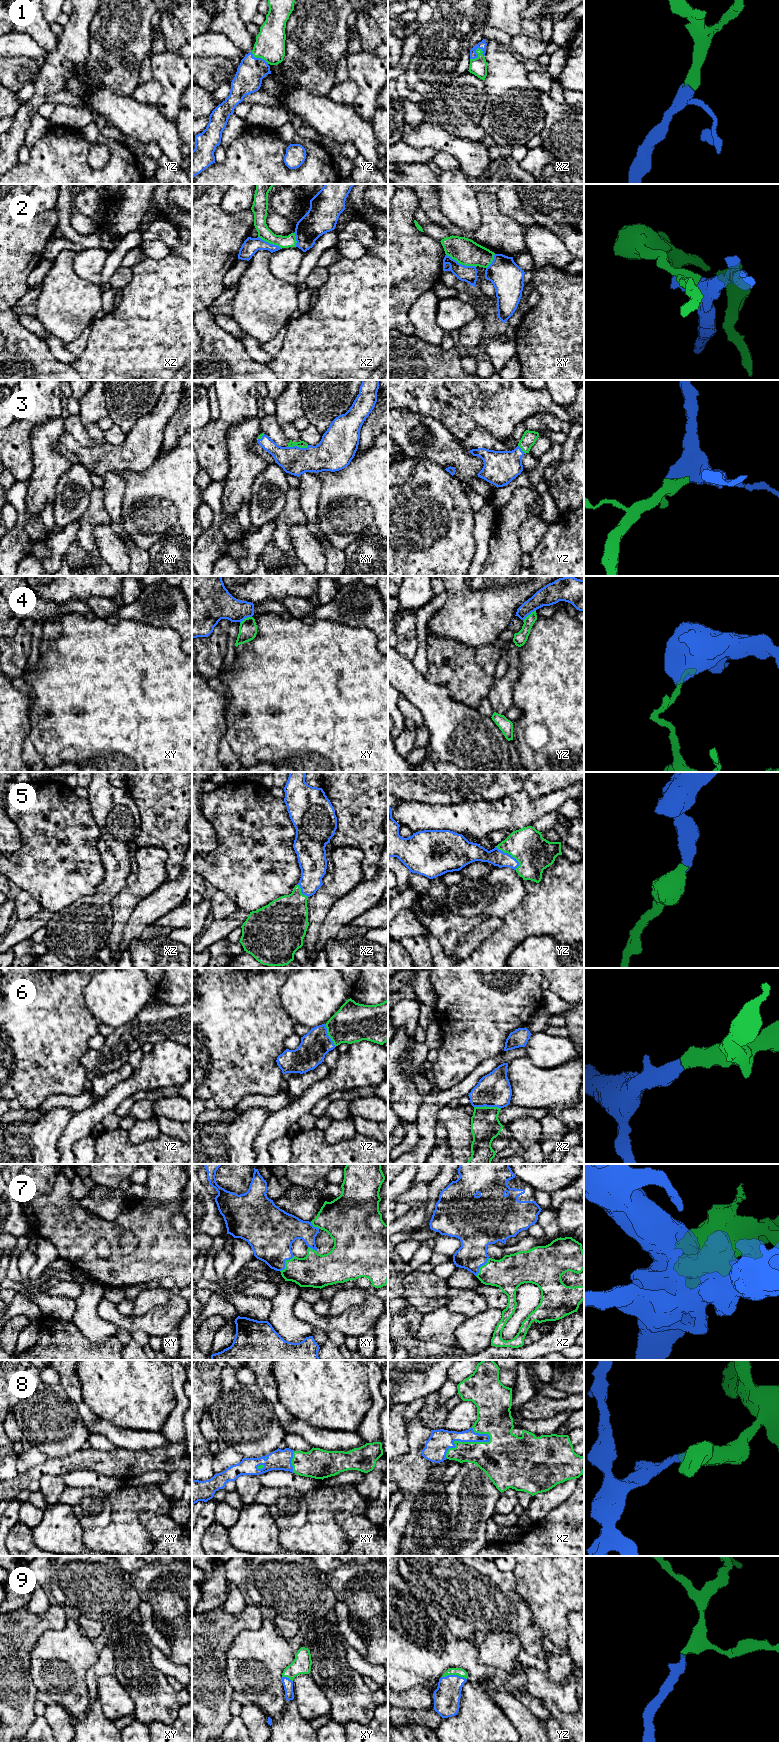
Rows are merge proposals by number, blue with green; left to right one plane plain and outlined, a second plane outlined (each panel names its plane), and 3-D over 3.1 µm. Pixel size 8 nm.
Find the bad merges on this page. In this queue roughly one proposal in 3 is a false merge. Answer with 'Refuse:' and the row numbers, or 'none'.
Refuse: 2, 4

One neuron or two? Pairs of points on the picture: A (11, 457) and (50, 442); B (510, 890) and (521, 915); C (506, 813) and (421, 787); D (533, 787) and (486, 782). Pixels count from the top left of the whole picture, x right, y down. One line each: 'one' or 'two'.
A: two
B: two
C: two
D: two

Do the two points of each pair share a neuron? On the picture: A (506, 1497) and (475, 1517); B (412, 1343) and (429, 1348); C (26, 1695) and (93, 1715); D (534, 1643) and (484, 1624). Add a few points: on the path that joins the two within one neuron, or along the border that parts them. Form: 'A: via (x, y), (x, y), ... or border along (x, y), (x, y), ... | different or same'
A: border along (501, 1493), (496, 1502), (494, 1512) | different
B: via (416, 1345), (420, 1348), (425, 1348) | same
C: border along (28, 1668), (32, 1682), (38, 1690) | different
D: via (522, 1631), (515, 1624), (496, 1624) | same

